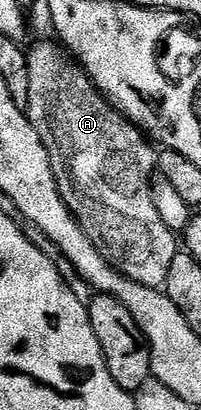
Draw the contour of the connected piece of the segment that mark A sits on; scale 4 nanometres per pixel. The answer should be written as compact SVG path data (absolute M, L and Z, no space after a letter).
M51 42L52 43L36 43L33 47L29 46L27 48L28 64L30 65L30 97L28 98L26 114L30 125L34 125L34 129L42 141L42 145L46 145L52 172L56 178L58 193L76 219L76 224L83 229L86 233L86 237L90 237L90 241L96 246L98 253L115 271L122 272L130 281L134 281L143 287L163 288L164 282L166 281L166 273L170 273L170 261L174 261L174 257L178 253L178 235L177 232L170 230L169 227L165 225L162 221L162 217L158 217L158 208L154 206L152 181L150 177L157 174L158 171L157 148L149 142L145 132L141 131L135 123L131 123L122 112L116 110L116 108L104 98L104 94L92 84L92 78L84 72L83 67L68 54L67 50L65 50L59 42Z

